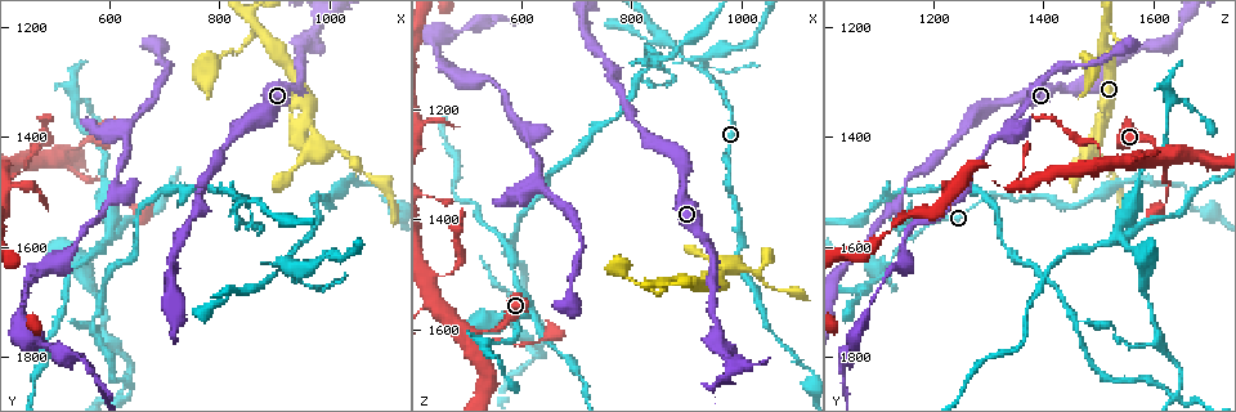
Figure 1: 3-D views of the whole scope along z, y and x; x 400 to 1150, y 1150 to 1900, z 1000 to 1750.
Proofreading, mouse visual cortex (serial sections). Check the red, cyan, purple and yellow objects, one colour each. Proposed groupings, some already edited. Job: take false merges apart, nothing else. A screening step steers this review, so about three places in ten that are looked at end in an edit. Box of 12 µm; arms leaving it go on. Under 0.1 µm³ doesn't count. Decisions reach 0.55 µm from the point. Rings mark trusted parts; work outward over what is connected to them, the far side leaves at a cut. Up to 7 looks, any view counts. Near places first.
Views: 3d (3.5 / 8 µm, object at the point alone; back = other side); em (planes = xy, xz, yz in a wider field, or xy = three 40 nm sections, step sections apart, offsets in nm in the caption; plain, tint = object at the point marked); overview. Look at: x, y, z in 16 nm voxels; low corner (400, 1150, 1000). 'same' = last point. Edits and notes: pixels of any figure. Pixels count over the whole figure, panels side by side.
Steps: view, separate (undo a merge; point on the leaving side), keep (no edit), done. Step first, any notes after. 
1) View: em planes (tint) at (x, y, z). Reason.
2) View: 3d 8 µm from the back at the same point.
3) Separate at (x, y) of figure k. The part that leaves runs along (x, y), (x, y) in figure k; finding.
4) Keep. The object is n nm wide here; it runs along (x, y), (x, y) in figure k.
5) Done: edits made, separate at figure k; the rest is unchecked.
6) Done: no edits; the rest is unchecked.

View: 3d 8 µm at (875, 1205, 1510). Four arms meet.

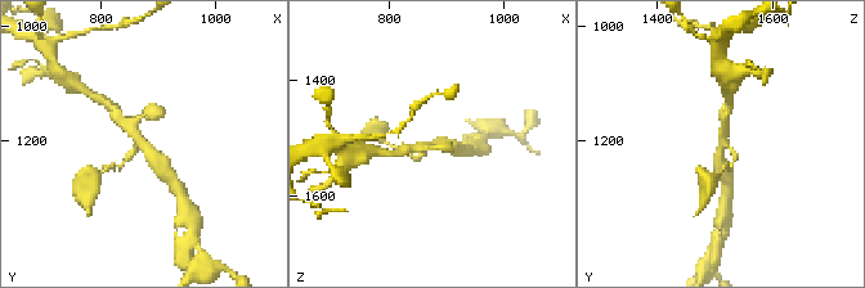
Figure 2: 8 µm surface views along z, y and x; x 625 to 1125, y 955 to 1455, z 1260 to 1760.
View: em planes (tint) at (870, 1210, 1515). 4 arms meet here; the arms are 150, 200, 250, 400 nm wide; need the tissue.

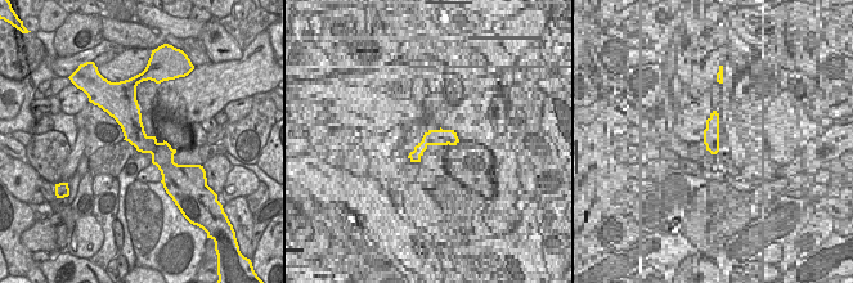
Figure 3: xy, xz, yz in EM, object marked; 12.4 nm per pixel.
Keep. It runs along (131, 103), (131, 126), (165, 175) in figure 3; one cell here.

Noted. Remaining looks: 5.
View: 3d 3.5 µm from the back at (925, 1630, 1115).

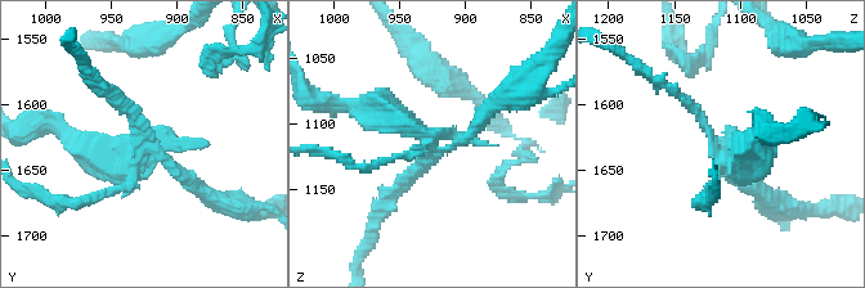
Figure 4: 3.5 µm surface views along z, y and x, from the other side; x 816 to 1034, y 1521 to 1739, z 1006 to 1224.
View: em xy step 1 (tint) at (926, 1634, 1118). Need the tissue.

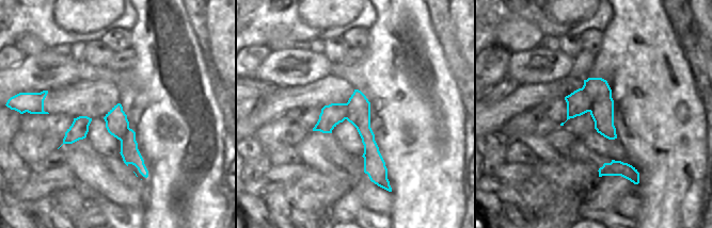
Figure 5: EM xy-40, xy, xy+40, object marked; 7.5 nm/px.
Separate at (102, 152) of figure 4. A border runs along (582, 87), (589, 98), (590, 111) in figure 5; a second cell is stuck on.

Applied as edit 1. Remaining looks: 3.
Done: edits made, separate at figure 4; the rest is unchecked.

